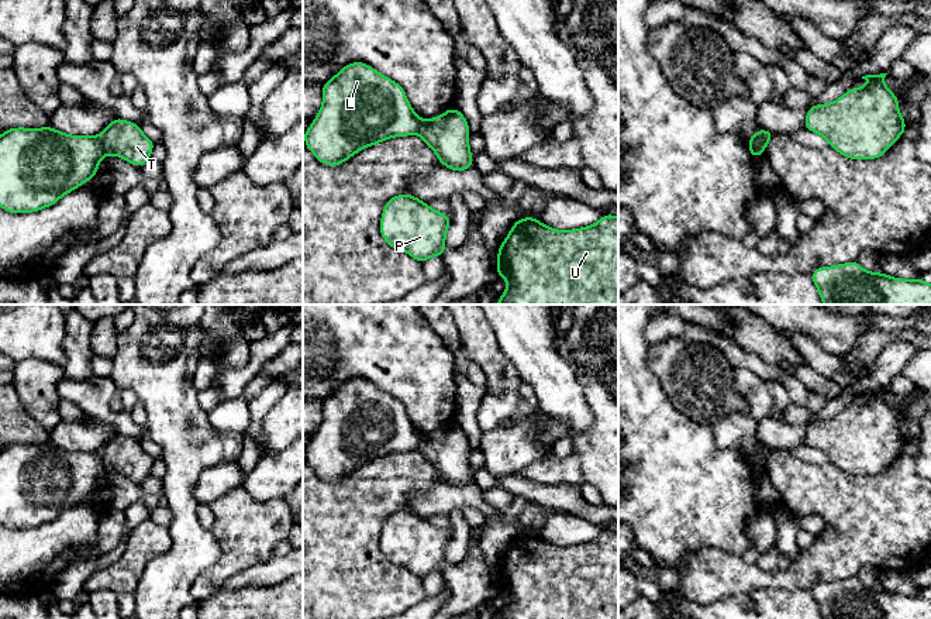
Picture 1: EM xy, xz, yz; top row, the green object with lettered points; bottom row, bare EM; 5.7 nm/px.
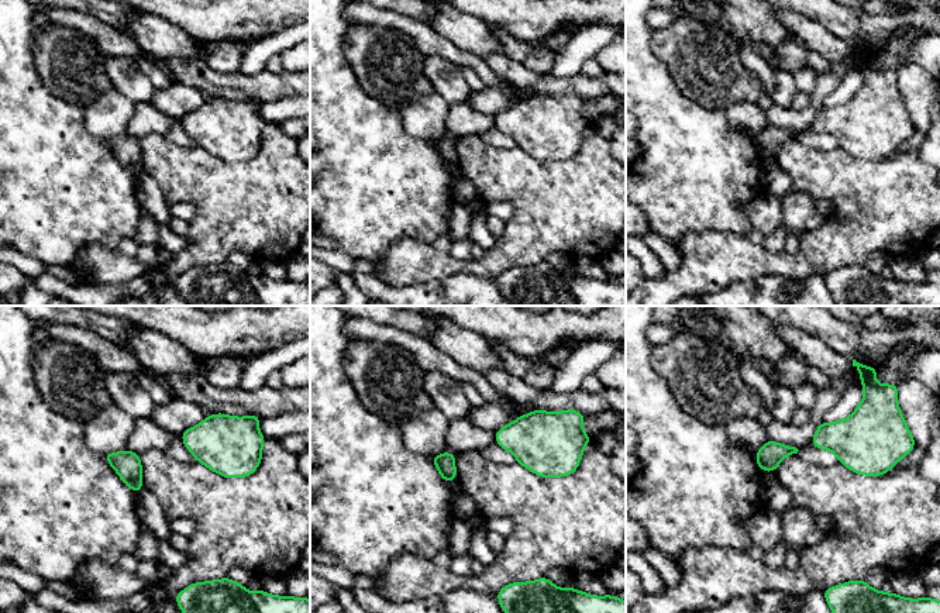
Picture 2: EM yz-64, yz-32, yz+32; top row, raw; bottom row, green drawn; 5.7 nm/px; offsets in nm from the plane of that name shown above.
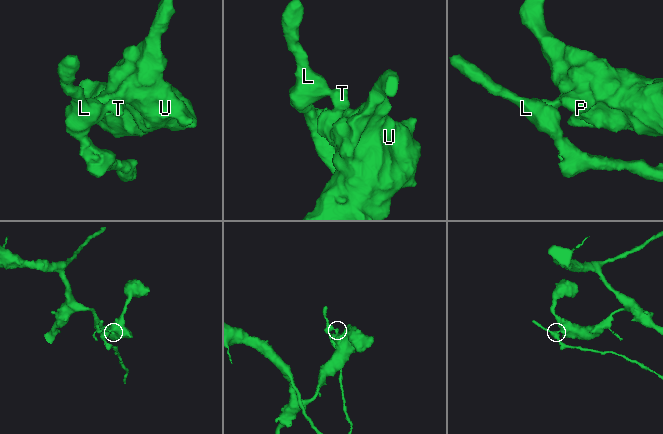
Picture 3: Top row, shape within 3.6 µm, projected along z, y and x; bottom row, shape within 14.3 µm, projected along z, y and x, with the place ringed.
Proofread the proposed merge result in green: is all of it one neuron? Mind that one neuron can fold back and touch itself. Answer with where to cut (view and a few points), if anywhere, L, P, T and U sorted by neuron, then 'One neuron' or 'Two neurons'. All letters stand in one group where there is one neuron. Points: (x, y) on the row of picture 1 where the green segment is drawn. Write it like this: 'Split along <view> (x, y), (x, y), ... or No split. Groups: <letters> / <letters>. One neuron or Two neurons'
Split along xy (99, 136), (106, 152). Groups: L / P T U. Two neurons

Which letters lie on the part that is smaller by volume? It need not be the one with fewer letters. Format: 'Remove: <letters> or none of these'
Remove: L

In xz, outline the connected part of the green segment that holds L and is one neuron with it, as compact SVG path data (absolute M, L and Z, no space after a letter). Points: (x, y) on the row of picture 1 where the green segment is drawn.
M354 62L323 85L323 106L304 131L304 144L321 164L337 166L363 148L392 137L417 134L421 123L399 83L368 63Z

